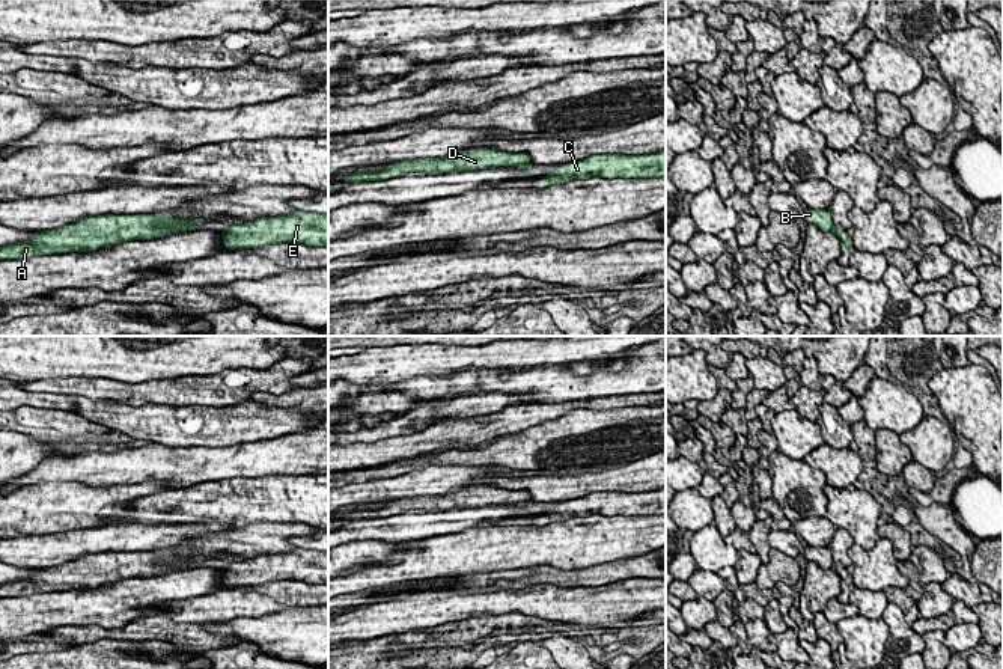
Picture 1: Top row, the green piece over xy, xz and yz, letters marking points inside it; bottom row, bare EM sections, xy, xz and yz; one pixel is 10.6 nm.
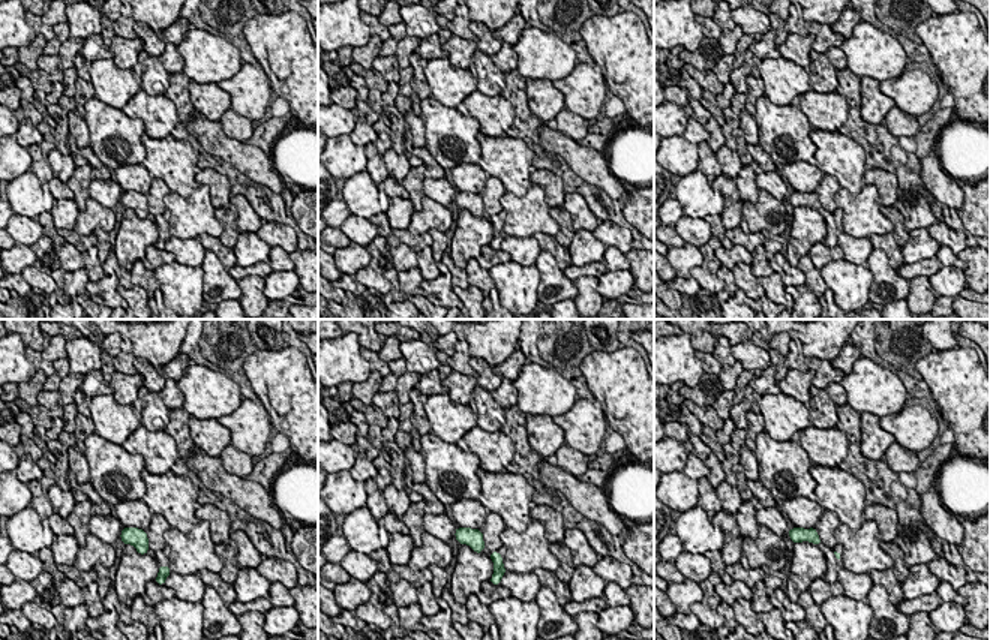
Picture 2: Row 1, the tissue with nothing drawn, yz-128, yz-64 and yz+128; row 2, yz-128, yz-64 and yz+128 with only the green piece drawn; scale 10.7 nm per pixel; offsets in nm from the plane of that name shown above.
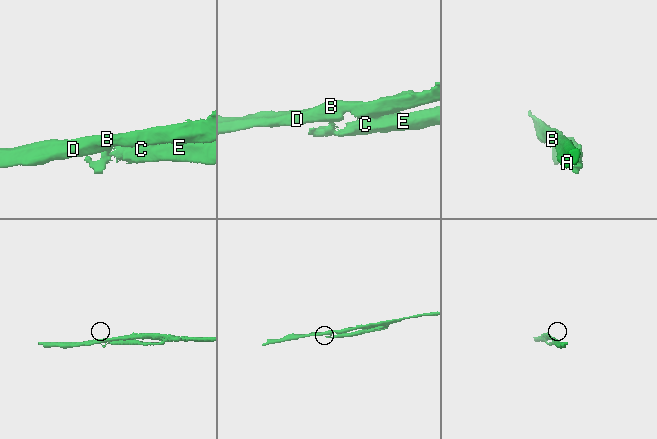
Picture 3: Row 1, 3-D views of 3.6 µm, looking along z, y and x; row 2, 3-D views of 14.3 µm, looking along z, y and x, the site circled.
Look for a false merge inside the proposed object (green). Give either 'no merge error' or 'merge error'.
merge error

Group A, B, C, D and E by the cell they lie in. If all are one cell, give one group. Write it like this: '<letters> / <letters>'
A B D / C E

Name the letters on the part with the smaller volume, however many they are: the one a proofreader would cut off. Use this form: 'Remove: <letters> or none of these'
Remove: C, E

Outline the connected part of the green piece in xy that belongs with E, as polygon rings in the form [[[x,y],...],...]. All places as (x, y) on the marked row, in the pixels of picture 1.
[[[295,211],[288,215],[248,220],[221,232],[223,243],[230,250],[282,243],[328,247],[328,215]]]

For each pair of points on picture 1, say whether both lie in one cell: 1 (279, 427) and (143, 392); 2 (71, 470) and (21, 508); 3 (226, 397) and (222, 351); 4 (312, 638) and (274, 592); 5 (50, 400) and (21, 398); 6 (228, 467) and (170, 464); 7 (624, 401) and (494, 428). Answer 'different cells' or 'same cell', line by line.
1: different cells
2: different cells
3: different cells
4: different cells
5: same cell
6: same cell
7: same cell

